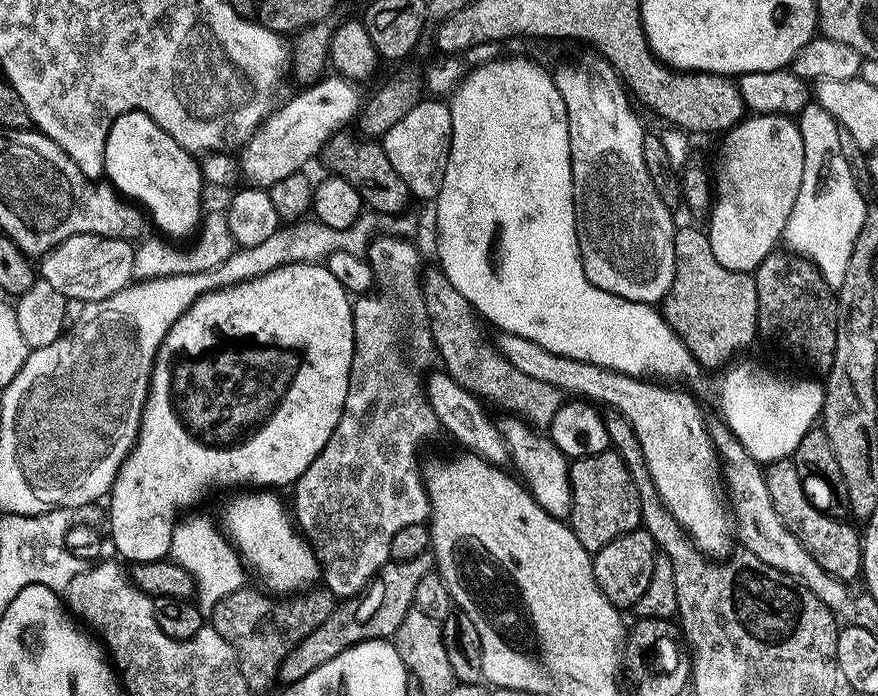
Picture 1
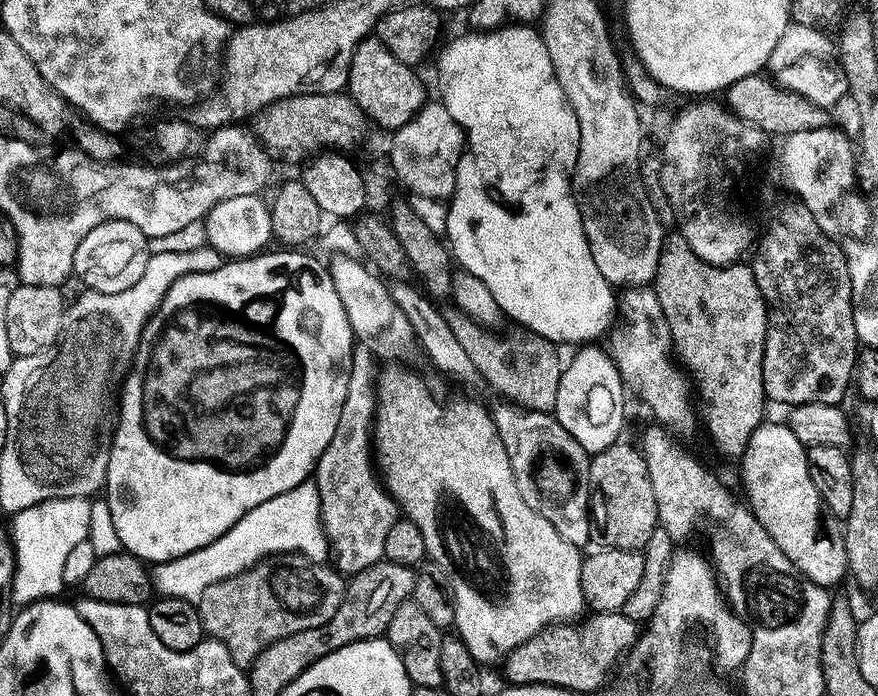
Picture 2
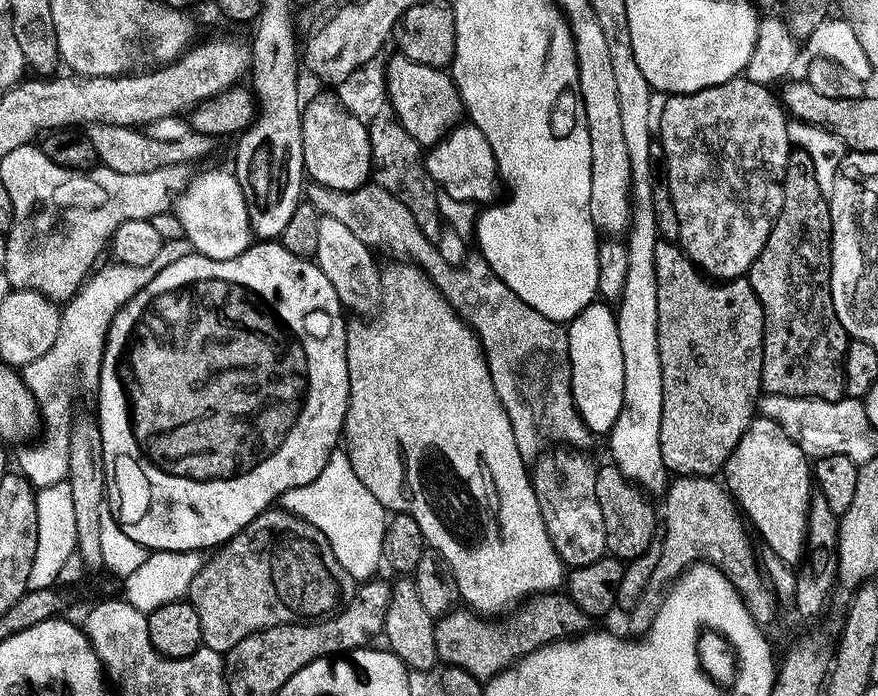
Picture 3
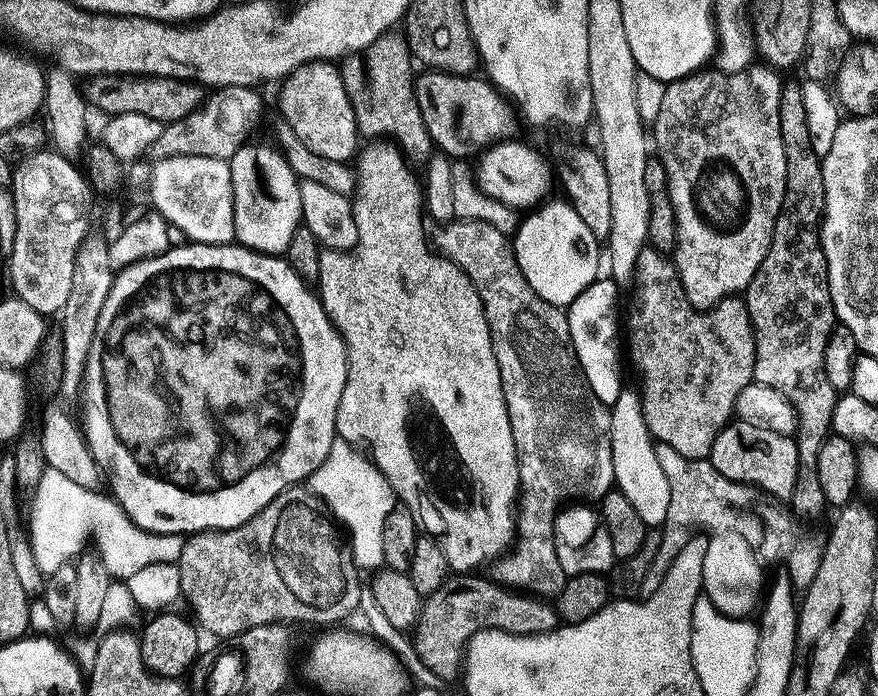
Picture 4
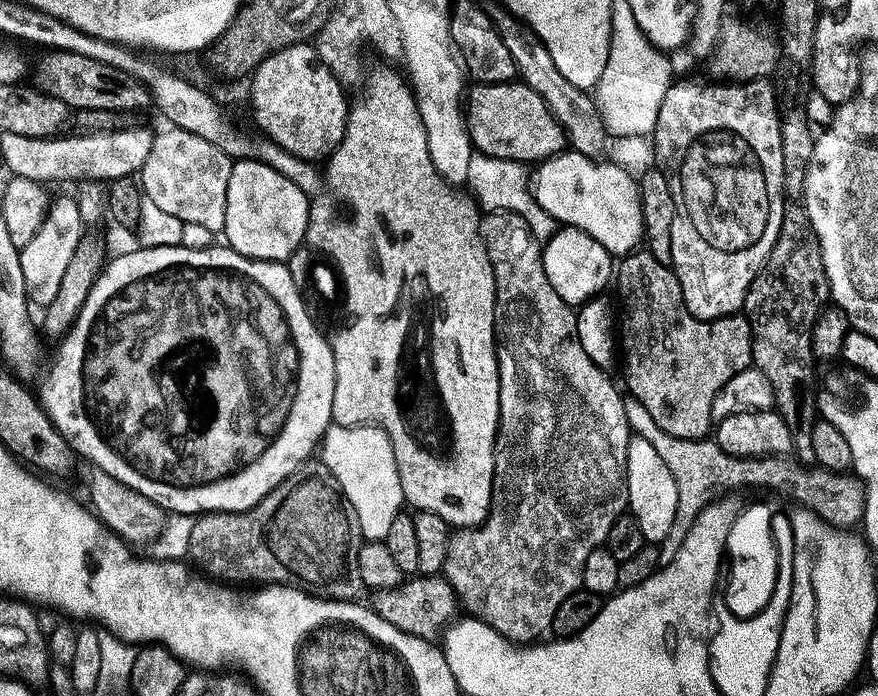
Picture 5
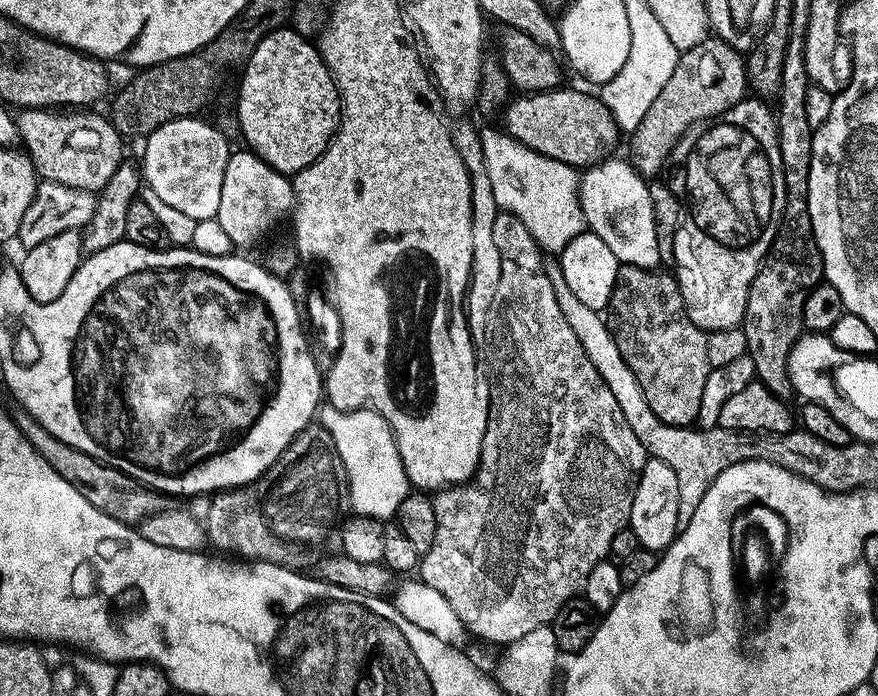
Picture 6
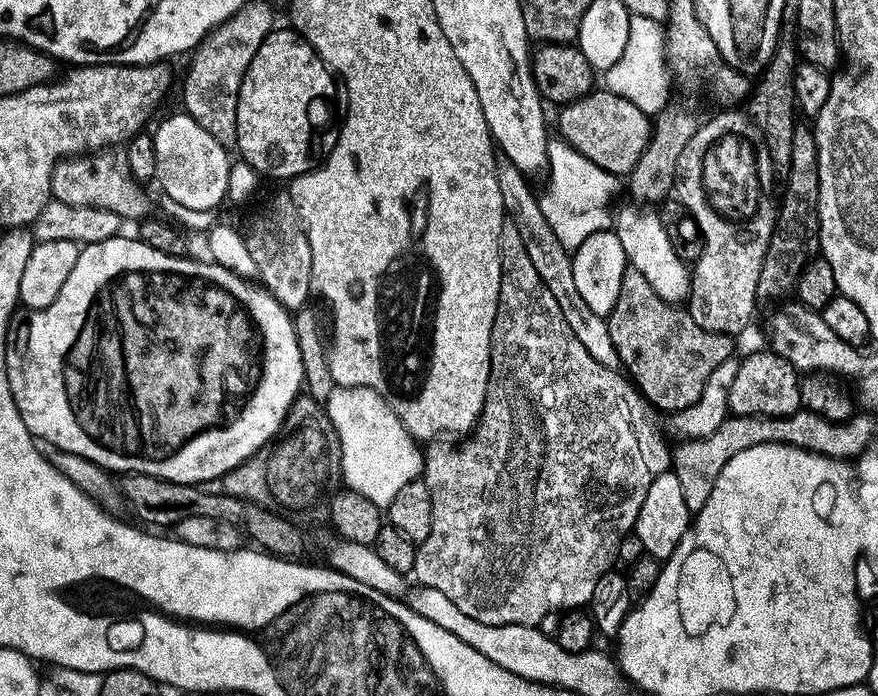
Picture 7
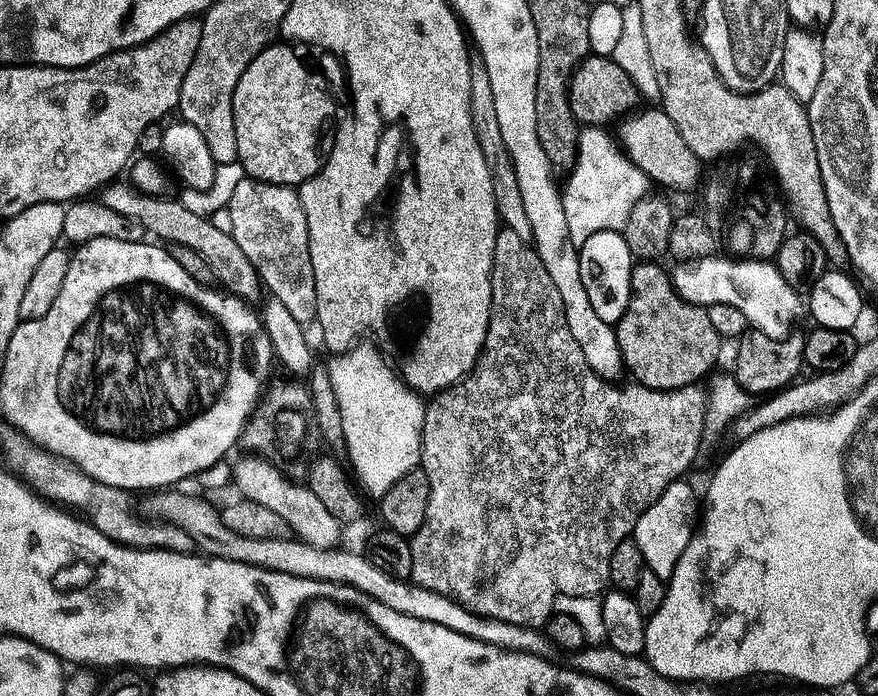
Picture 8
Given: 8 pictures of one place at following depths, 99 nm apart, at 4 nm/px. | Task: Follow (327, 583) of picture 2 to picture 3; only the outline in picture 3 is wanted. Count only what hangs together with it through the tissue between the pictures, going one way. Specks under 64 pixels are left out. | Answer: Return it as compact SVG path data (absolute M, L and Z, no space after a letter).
M274 510L274 530L278 532L272 536L272 546L270 546L270 560L274 560L272 586L280 604L276 602L276 596L272 592L266 592L266 594L262 592L262 584L258 584L258 580L262 578L260 566L258 566L260 576L256 574L254 578L250 576L248 570L244 570L248 564L214 564L209 561L201 567L199 574L194 578L190 602L194 610L198 610L198 619L202 621L202 638L205 648L221 654L235 653L242 641L259 632L287 624L307 624L327 620L336 613L344 611L356 596L357 580L350 574L346 574L346 570L342 570L342 562L338 562L330 542L313 524L307 524L291 512Z

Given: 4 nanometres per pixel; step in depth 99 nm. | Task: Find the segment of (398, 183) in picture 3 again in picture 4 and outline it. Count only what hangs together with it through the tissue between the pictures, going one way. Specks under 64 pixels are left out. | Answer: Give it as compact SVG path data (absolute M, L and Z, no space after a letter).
M400 30L388 31L368 48L364 59L368 70L368 98L366 106L358 104L354 108L359 135L366 140L393 140L410 157L413 165L426 166L435 155L436 147L418 106L415 63L407 35Z

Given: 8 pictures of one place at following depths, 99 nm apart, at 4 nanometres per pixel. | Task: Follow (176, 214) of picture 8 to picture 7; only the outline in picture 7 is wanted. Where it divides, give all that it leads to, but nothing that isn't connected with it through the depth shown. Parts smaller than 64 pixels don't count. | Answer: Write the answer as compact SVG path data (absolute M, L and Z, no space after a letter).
M109 150L60 161L52 179L52 195L58 203L80 208L96 208L120 216L124 222L144 222L153 215L152 204L140 181L132 177L128 157L123 151Z

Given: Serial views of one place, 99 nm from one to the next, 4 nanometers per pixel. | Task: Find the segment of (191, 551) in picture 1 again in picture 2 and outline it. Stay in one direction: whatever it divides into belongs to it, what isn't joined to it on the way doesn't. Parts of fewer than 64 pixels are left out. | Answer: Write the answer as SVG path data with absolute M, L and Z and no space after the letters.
M309 482L258 506L258 510L250 510L250 514L246 514L234 530L218 538L218 542L189 556L155 565L154 588L164 598L199 602L210 586L249 572L255 564L273 556L299 554L320 562L329 552L328 535L320 519L320 491L315 483Z

